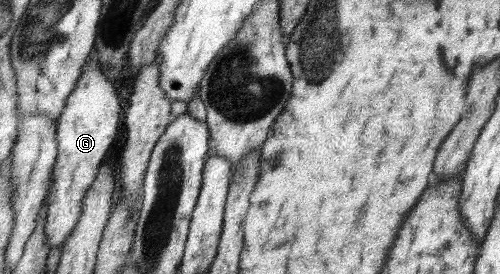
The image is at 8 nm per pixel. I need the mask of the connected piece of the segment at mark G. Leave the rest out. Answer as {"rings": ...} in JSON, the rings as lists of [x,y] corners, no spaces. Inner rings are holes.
{"rings":[[[96,47],[89,54],[77,86],[69,94],[64,111],[57,118],[58,154],[53,167],[48,196],[48,212],[44,234],[51,249],[64,246],[77,227],[82,202],[90,190],[90,184],[97,179],[100,164],[112,148],[120,128],[120,100],[118,90],[110,82],[99,63]]]}

